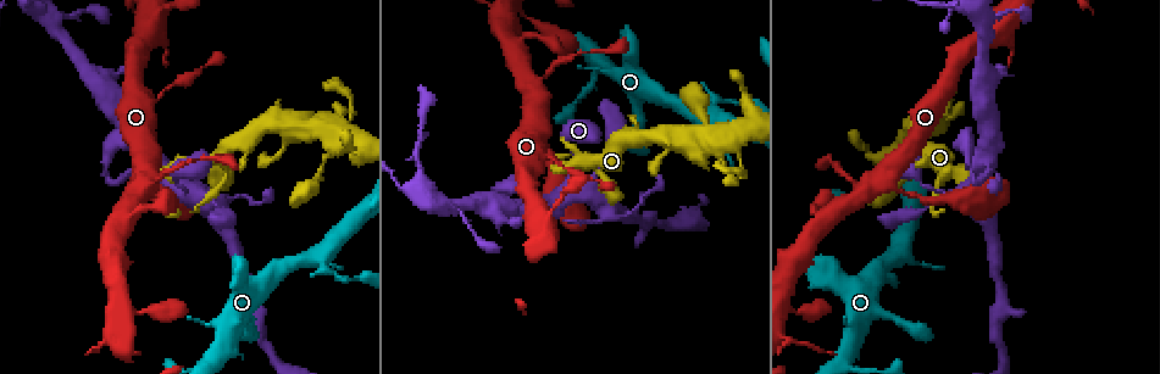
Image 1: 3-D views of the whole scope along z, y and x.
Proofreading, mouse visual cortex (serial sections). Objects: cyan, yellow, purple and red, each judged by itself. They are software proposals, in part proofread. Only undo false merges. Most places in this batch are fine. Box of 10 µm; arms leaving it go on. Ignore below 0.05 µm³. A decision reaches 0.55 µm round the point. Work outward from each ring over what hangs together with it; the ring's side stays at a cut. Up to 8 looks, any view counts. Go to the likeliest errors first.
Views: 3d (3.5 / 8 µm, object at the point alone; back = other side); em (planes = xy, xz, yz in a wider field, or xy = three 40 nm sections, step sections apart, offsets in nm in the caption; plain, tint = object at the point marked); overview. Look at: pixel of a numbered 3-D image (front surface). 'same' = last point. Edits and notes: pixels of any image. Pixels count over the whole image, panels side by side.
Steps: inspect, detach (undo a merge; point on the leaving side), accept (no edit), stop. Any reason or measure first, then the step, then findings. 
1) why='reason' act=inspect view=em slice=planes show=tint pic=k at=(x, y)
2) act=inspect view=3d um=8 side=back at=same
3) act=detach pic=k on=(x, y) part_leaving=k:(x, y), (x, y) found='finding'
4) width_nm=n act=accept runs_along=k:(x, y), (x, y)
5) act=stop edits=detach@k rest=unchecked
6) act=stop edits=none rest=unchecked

why='narrows sharply' act=inspect view=3d um=3.5 side=back pic=1 at=(540, 106)

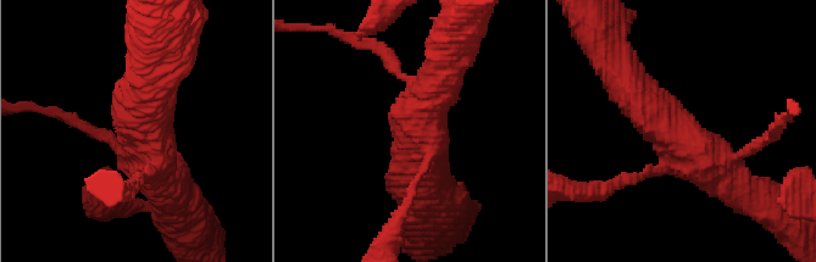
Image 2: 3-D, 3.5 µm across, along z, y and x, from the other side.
arms=4 arm_widths_nm=100,150,500,500 act=inspect view=em slice=xy step=5 show=tint pic=2 at=(140, 140)

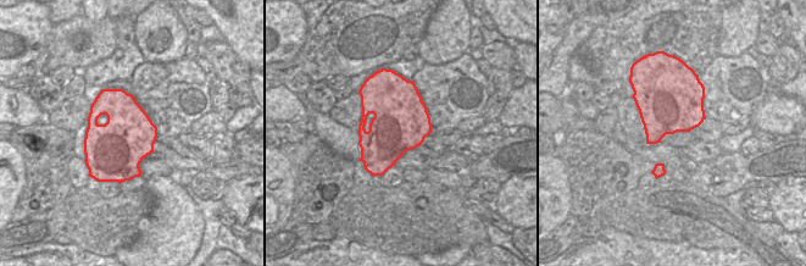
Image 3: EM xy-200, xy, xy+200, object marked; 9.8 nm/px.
width_nm=650 act=accept runs_along=2:(625, 79), (675, 137), (737, 189) found='one cell here'

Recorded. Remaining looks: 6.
why='calibre changes' act=inspect view=3d um=8 side=back pic=1 at=(332, 137)

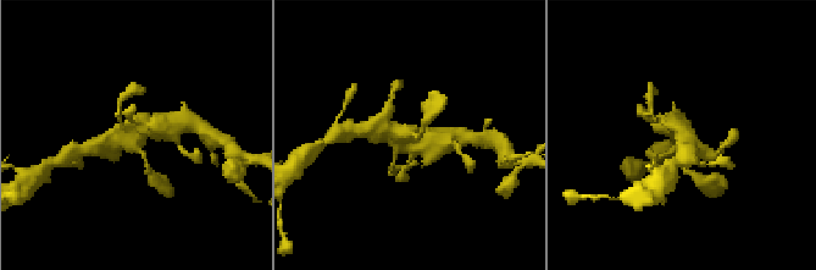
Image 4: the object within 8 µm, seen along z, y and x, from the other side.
why='closer look' act=inspect view=3d um=3.5 at=same

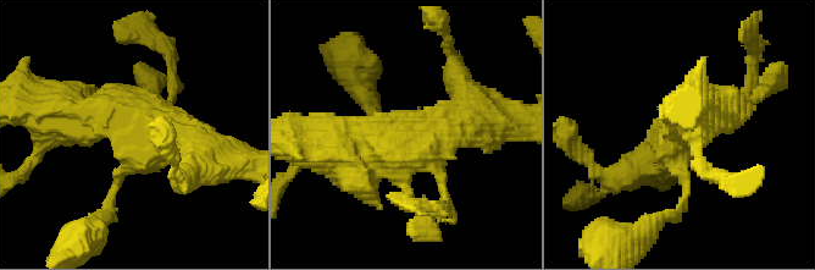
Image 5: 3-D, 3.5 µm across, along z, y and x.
why='need the tissue' act=inspect view=em slice=planes show=tint pic=5 at=(404, 131)

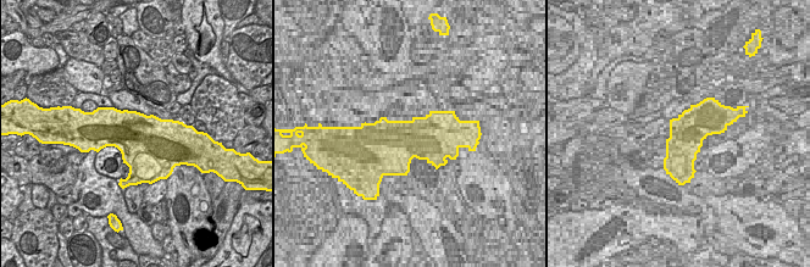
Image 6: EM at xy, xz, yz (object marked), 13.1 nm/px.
act=accept runs_along=5:(42, 108), (184, 142) found='continuous, no second cell'

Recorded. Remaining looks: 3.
why='sharp bend' act=inspect view=3d um=3.5 pic=1 at=(1003, 35)

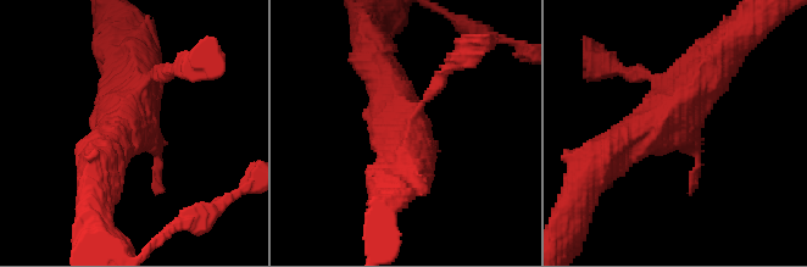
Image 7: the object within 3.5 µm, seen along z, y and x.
act=inspect view=em slice=planes show=tint pic=7 at=(144, 131)

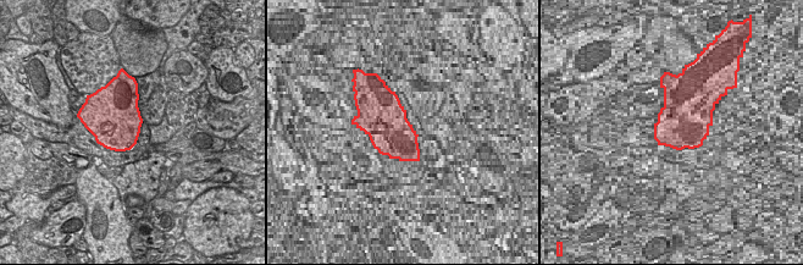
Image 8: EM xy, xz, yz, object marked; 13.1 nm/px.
act=accept runs_along=7:(622, 139), (664, 116), (696, 150), (690, 195) found='continuous, no second cell'

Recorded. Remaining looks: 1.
act=stop edits=none rest=unchecked

